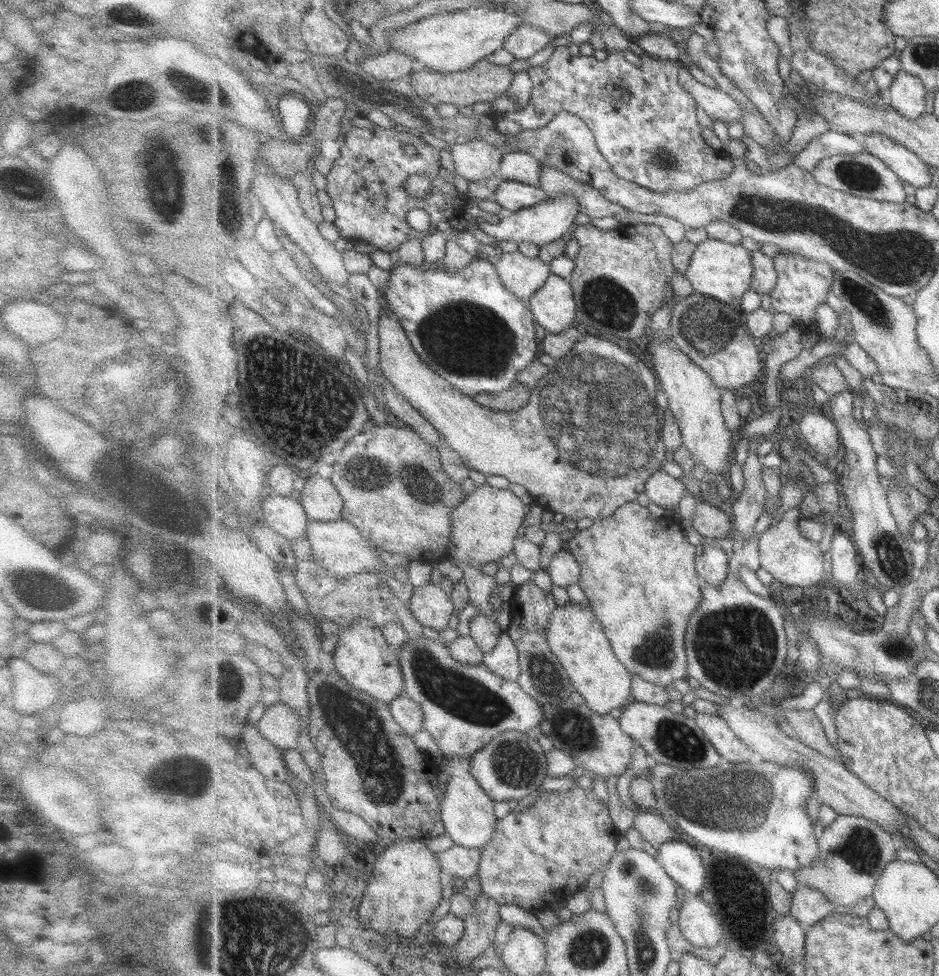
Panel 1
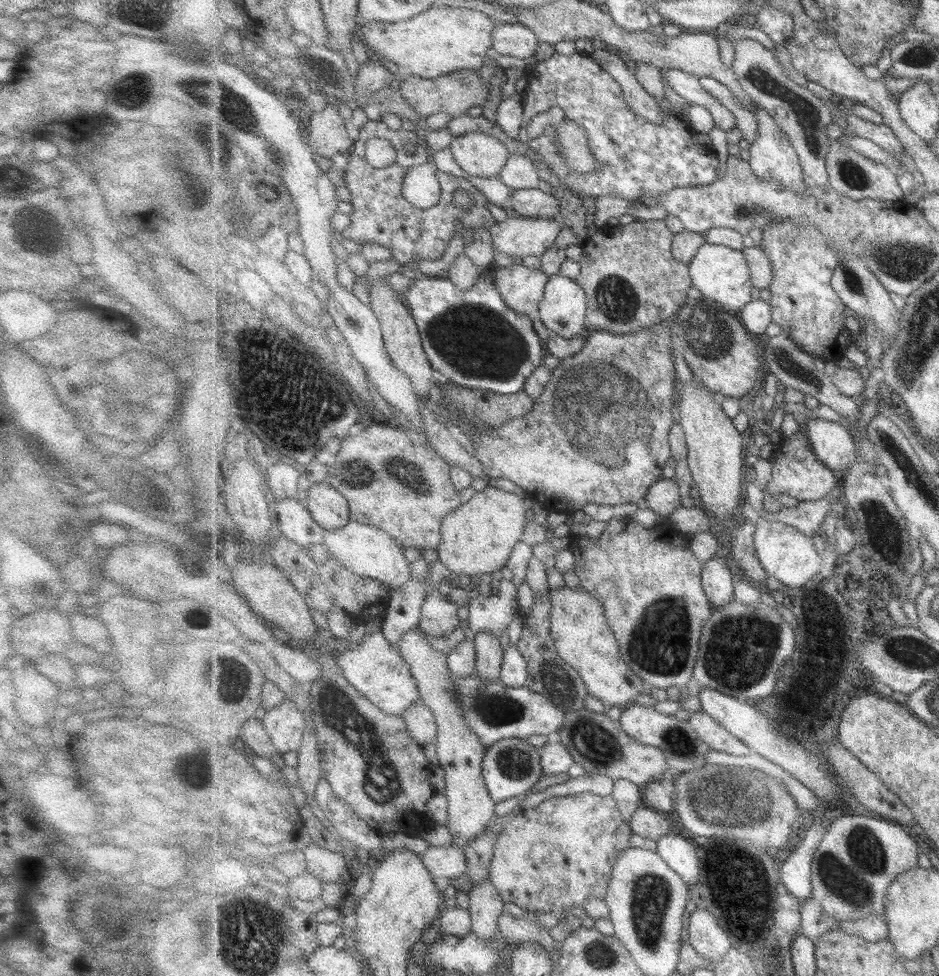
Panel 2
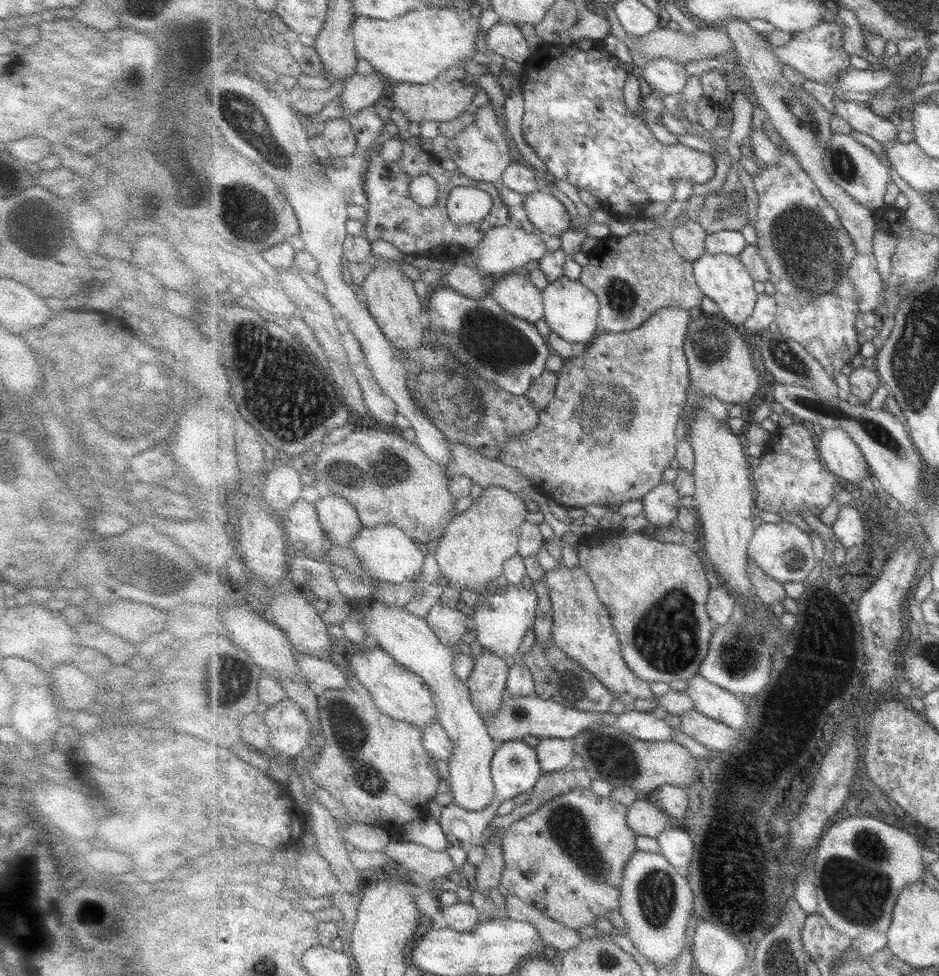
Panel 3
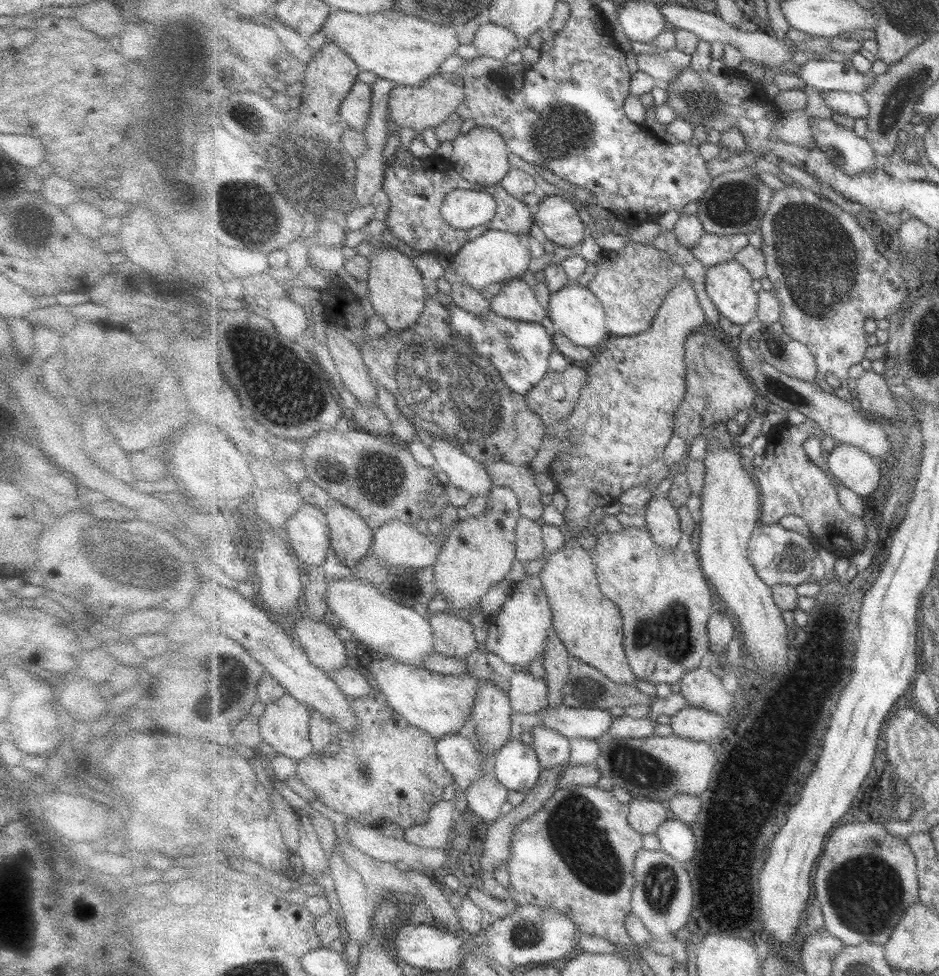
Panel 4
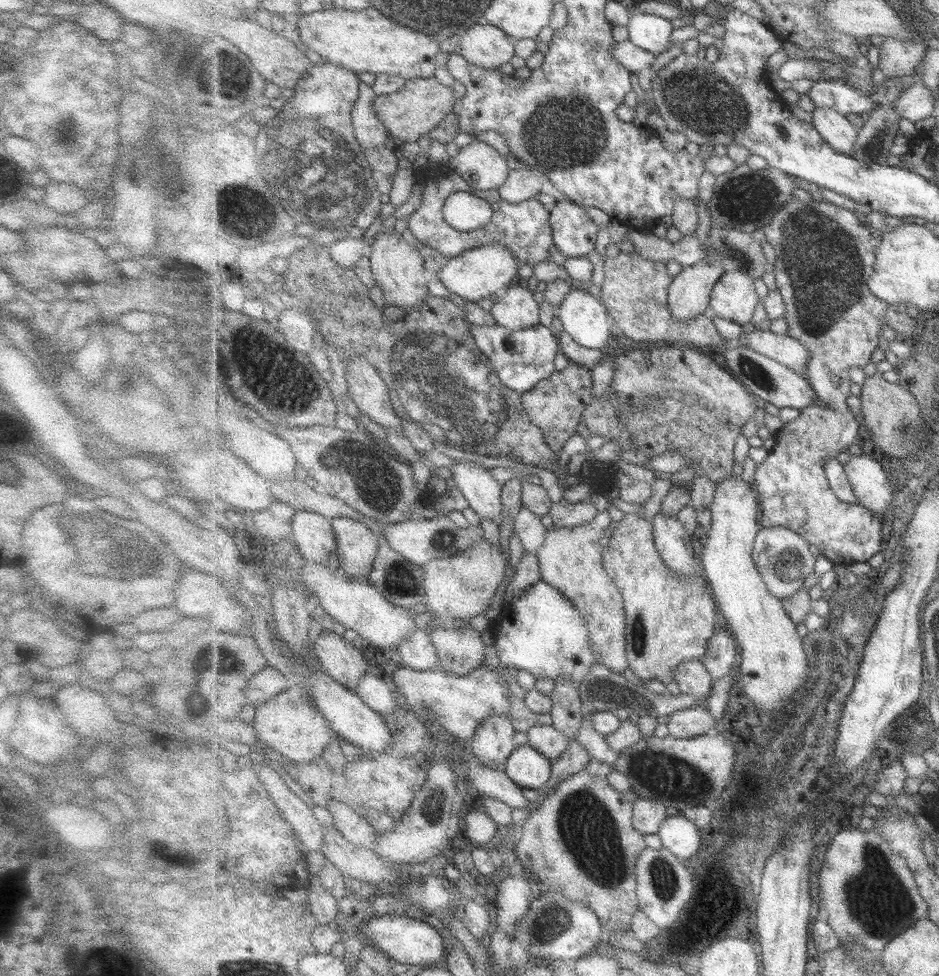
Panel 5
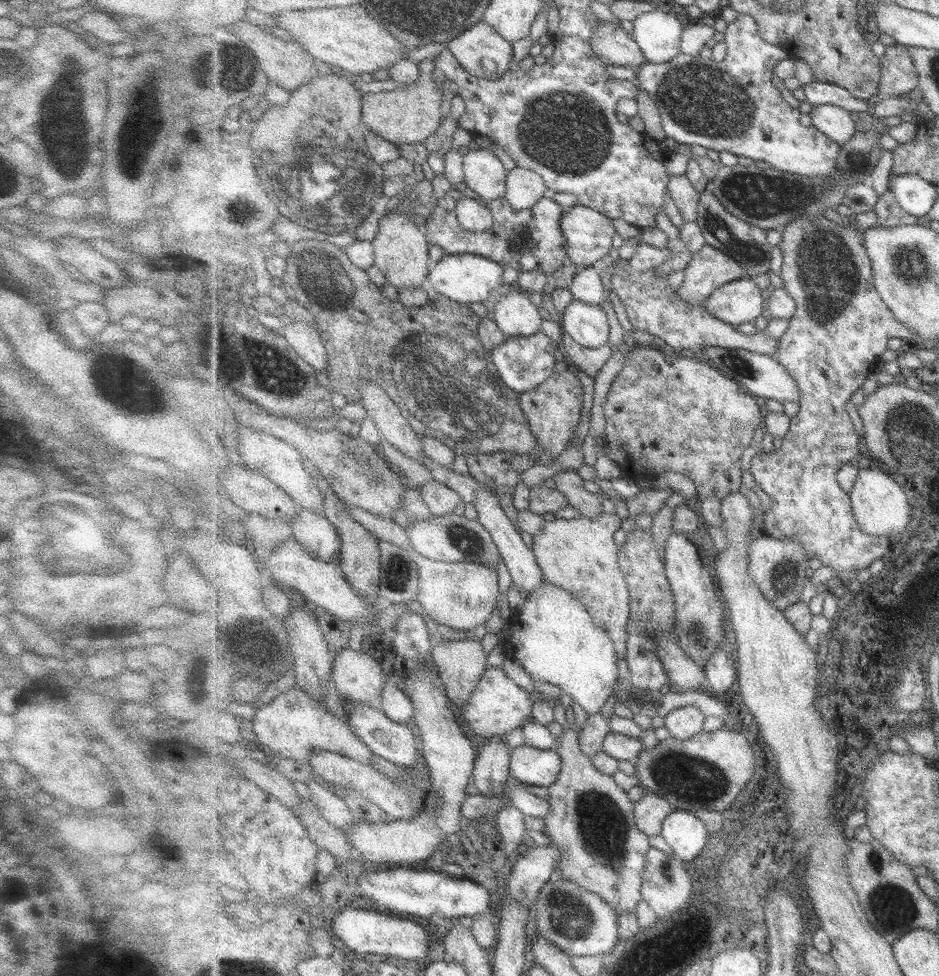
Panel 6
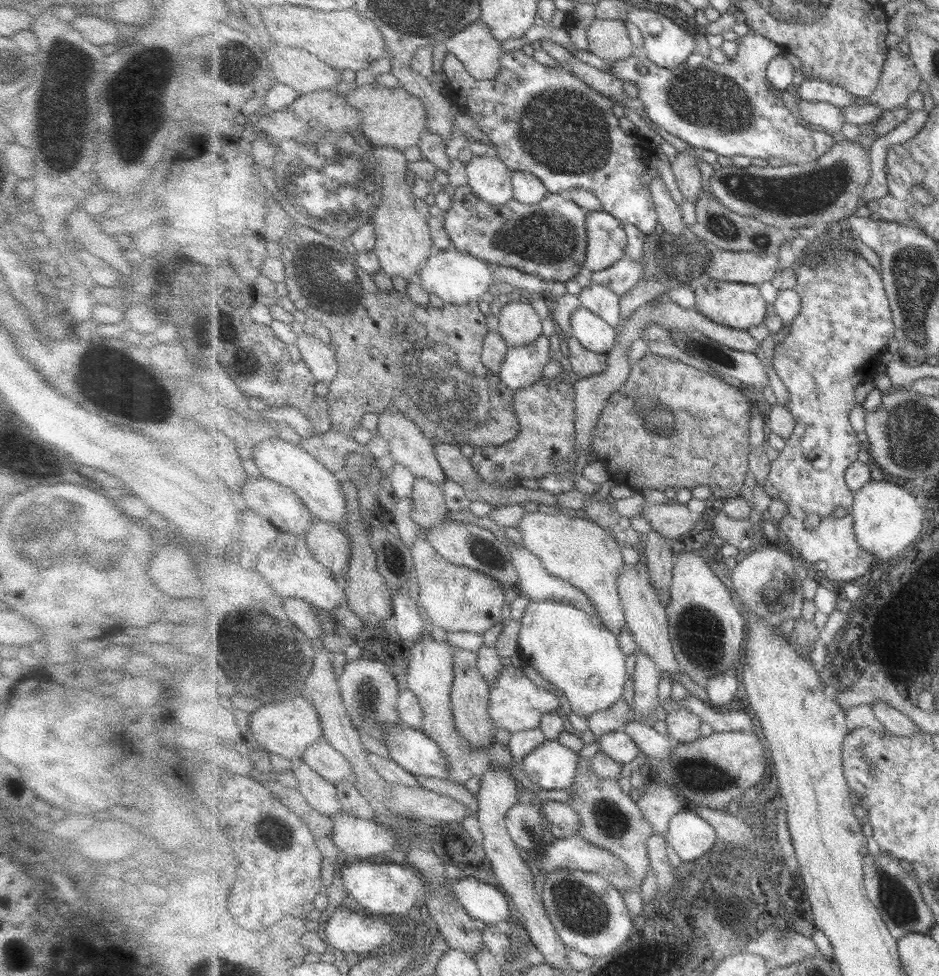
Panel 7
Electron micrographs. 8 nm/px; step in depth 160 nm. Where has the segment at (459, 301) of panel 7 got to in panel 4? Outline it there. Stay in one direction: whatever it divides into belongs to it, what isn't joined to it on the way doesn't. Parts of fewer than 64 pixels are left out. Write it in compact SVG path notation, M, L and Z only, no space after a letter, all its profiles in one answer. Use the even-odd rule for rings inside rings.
M489 230L475 241L465 245L459 254L454 255L452 263L446 268L445 279L451 285L458 282L474 290L492 293L504 283L523 276L527 272L531 258L529 247L525 245L521 236L512 234L510 231Z

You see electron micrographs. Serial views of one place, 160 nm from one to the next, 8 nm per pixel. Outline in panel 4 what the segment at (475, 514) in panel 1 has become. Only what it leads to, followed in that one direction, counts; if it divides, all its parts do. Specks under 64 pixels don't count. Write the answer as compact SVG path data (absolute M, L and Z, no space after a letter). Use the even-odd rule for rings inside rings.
M497 486L488 496L485 512L479 516L469 516L465 520L458 521L449 536L444 541L442 552L439 553L438 561L434 564L435 582L440 594L448 604L450 611L456 613L465 608L476 608L481 598L499 582L506 580L507 575L513 569L516 559L516 537L518 522L522 519L520 502L513 490L503 486Z

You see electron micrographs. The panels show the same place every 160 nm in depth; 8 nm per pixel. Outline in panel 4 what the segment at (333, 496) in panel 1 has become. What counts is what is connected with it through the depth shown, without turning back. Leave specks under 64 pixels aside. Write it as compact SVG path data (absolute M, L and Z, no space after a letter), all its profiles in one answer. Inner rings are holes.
M336 500L331 501L325 507L325 511L330 522L332 549L349 570L358 572L363 560L372 552L375 529L368 524L358 511L351 510L351 507L345 506Z

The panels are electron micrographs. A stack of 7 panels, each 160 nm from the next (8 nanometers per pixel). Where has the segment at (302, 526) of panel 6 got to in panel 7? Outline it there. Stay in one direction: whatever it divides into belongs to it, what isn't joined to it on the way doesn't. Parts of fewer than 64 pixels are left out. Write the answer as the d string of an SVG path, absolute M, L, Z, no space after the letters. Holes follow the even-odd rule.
M314 519L312 526L305 534L315 558L334 572L339 582L345 580L352 559L352 542L347 534L335 522Z

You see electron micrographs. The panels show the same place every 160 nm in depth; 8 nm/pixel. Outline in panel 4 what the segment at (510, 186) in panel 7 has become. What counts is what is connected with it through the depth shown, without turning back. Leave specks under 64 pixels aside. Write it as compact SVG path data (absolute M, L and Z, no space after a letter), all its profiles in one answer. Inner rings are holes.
M475 126L468 133L455 138L452 144L453 152L449 159L454 163L455 170L467 182L491 188L499 184L512 169L509 165L510 147L507 146L502 134L493 128Z

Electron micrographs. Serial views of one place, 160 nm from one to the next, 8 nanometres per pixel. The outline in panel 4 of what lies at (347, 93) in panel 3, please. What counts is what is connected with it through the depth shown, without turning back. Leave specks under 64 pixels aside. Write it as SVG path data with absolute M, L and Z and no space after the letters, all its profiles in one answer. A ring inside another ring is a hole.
M358 80L347 99L342 102L341 118L353 130L363 132L369 122L373 96L371 85Z

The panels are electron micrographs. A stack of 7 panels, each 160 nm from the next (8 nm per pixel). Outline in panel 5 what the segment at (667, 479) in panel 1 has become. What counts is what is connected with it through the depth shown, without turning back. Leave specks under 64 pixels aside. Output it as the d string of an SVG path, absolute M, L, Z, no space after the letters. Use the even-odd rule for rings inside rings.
M659 513L652 522L656 546L667 567L673 572L679 572L679 575L694 576L695 556L693 556L691 532L675 516Z

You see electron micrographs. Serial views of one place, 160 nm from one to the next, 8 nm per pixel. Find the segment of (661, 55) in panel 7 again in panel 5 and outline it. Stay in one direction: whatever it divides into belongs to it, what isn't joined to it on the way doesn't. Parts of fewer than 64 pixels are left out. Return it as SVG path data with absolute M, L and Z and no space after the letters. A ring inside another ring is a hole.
M631 14L627 29L630 36L629 40L633 44L652 52L656 56L664 53L672 46L671 31L675 30L675 26L672 29L671 20L667 20L667 18L653 16L653 14Z

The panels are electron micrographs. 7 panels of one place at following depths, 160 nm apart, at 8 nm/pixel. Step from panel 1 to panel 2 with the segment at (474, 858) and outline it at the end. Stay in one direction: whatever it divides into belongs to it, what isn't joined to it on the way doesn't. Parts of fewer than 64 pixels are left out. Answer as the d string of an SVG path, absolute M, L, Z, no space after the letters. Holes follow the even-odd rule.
M453 844L449 846L429 846L423 854L419 854L435 878L459 878L466 874L468 860L463 847Z

